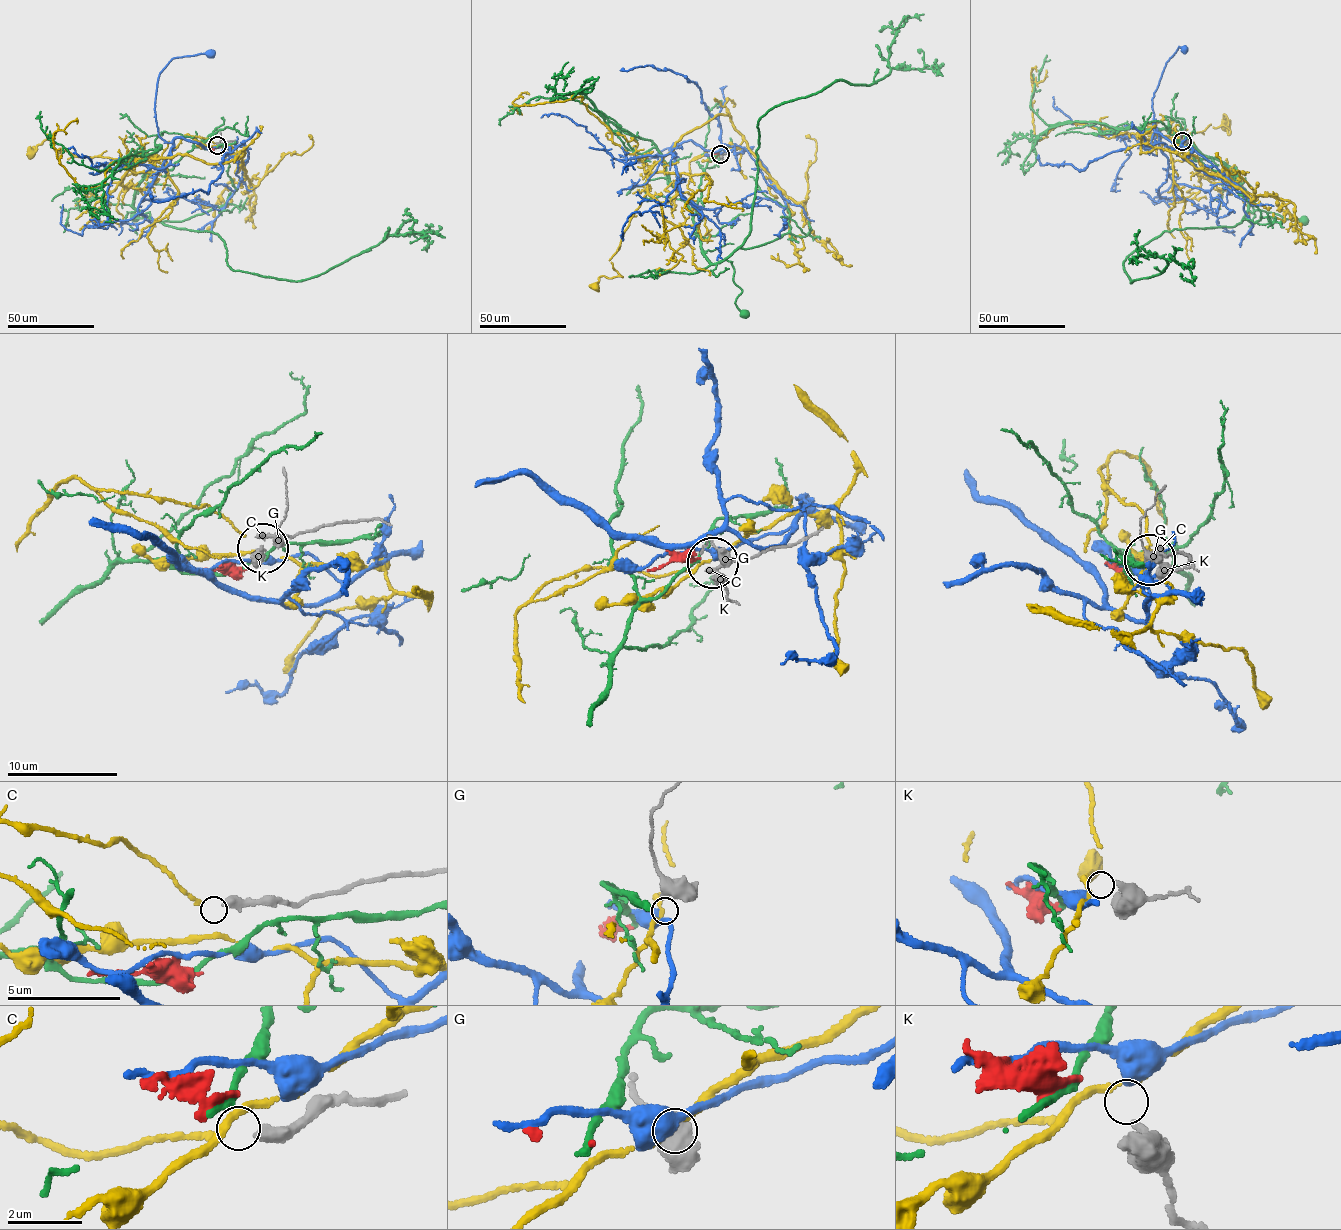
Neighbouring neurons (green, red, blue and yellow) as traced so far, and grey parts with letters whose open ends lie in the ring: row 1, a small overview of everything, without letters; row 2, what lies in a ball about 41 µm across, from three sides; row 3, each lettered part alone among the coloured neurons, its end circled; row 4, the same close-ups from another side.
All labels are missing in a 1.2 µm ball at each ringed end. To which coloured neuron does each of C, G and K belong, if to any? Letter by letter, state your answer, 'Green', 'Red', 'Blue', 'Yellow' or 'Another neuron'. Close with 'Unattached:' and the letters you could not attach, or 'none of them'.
C: Yellow
G: Another neuron
K: Blue
Unattached: G

